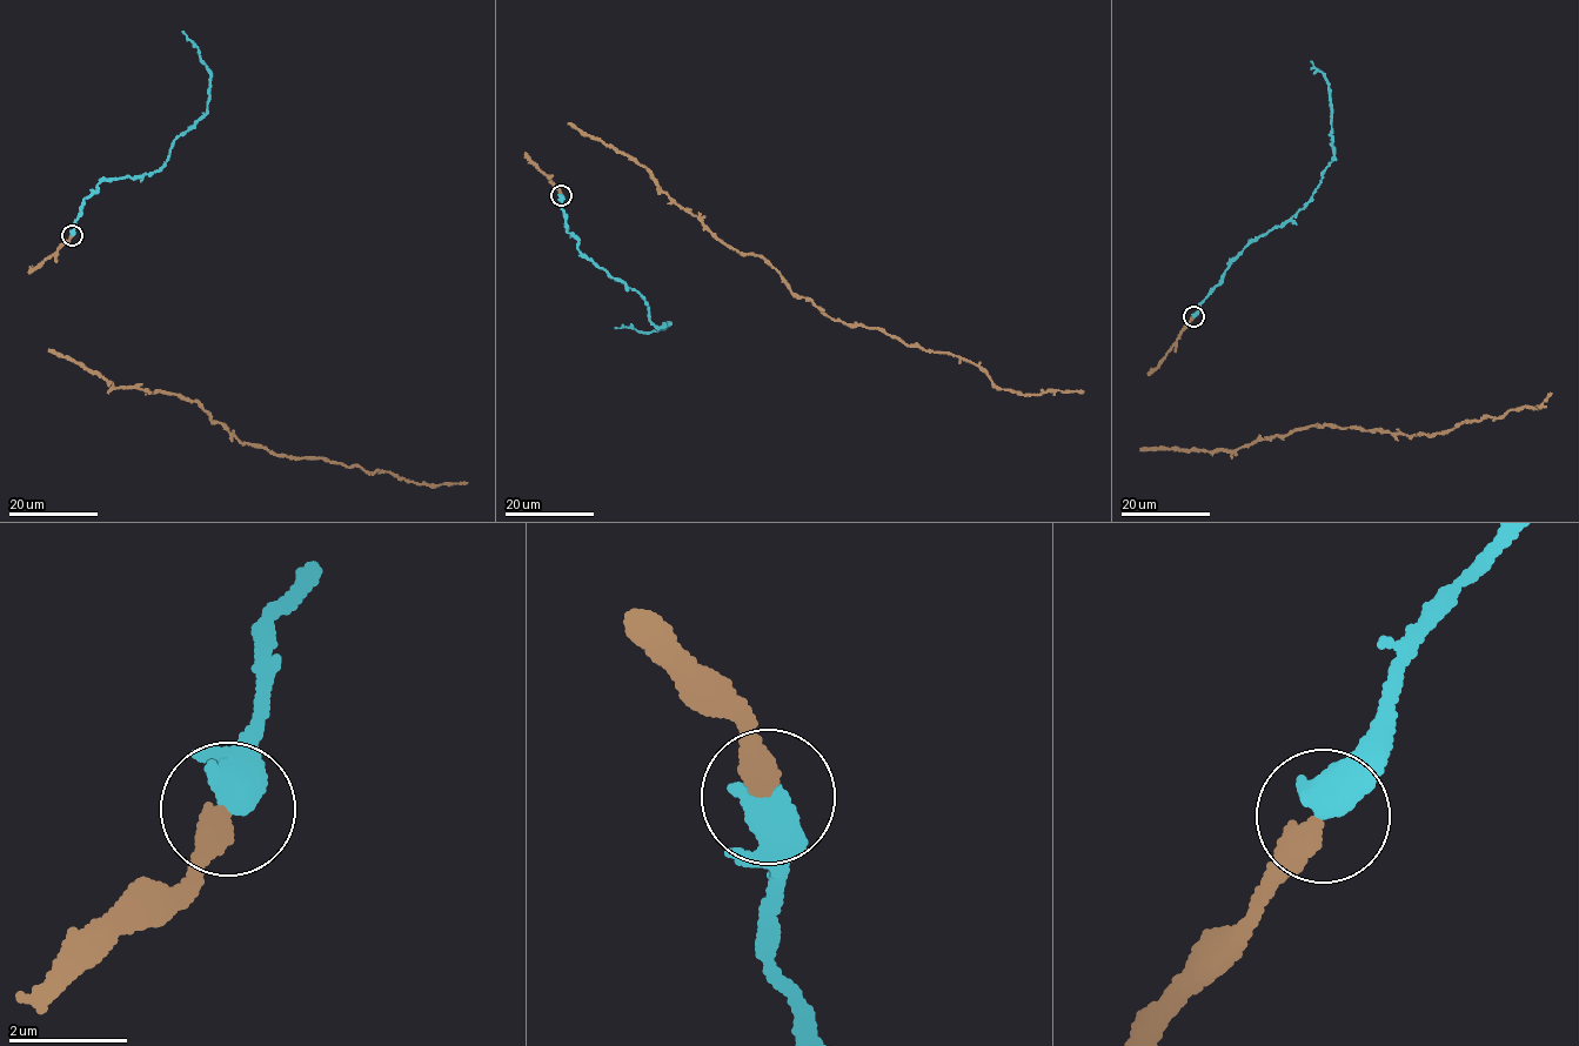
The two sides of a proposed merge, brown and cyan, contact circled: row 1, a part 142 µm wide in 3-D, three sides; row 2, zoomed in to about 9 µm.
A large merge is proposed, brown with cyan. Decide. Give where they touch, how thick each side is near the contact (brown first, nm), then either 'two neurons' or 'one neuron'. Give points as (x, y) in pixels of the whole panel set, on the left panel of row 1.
(72, 235) | 440/600 nm | one neuron

